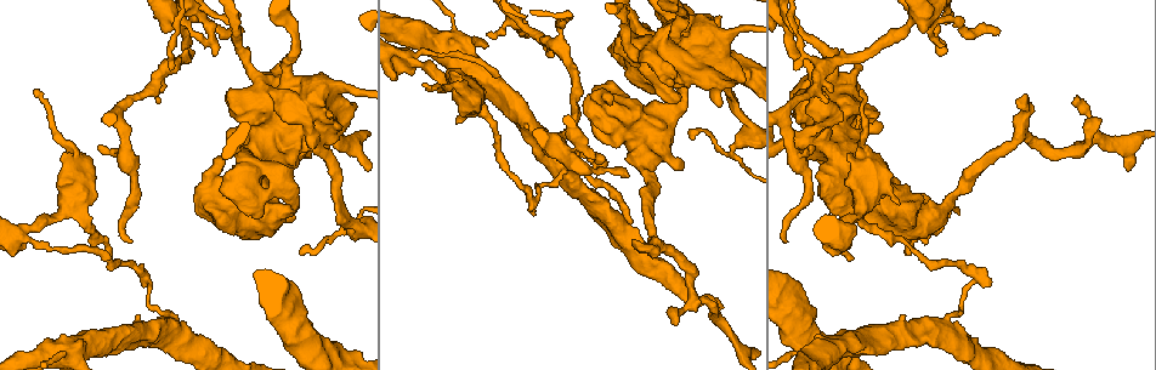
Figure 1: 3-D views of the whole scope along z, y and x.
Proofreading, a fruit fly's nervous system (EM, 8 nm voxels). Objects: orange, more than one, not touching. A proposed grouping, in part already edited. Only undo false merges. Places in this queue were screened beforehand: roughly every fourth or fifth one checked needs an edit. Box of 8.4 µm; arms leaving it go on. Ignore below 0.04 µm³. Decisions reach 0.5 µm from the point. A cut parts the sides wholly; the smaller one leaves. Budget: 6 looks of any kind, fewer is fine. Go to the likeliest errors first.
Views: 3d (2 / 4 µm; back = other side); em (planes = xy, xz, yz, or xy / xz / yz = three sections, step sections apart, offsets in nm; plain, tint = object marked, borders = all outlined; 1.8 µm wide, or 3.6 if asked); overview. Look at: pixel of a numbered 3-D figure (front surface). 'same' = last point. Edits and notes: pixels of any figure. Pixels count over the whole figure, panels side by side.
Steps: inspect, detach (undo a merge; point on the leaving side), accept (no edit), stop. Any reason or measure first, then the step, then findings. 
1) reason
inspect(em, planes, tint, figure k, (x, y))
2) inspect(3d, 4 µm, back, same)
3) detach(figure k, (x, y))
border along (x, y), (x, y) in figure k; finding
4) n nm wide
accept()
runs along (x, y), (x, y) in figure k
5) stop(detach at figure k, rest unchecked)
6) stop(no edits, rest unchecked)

abrupt turn
inspect(3d, 4 µm, figure 1, (144, 276))

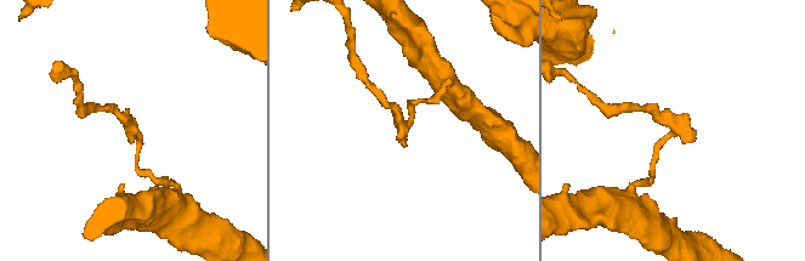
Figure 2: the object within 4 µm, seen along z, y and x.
inspect(em, xz, step 8, tint, figure 2, (404, 124))

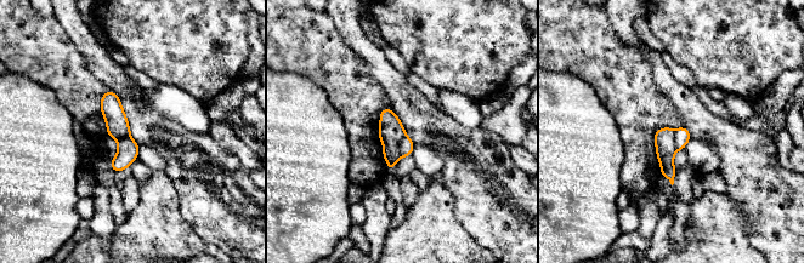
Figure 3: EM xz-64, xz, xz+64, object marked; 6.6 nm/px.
cut it another way
inspect(em, planes, tint, same)

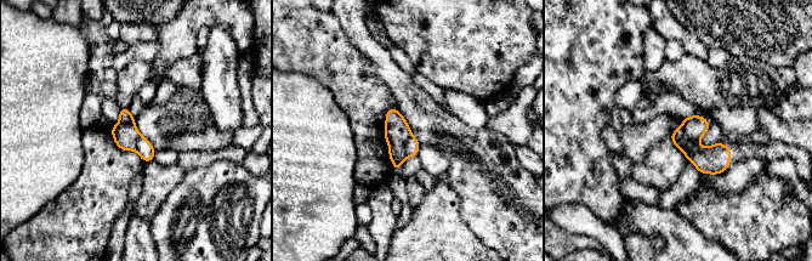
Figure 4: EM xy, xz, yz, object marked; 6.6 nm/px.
170 nm wide
detach(figure 4, (397, 131))
two neurons meet here

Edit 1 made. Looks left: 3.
see it whole again
inspect(overview)

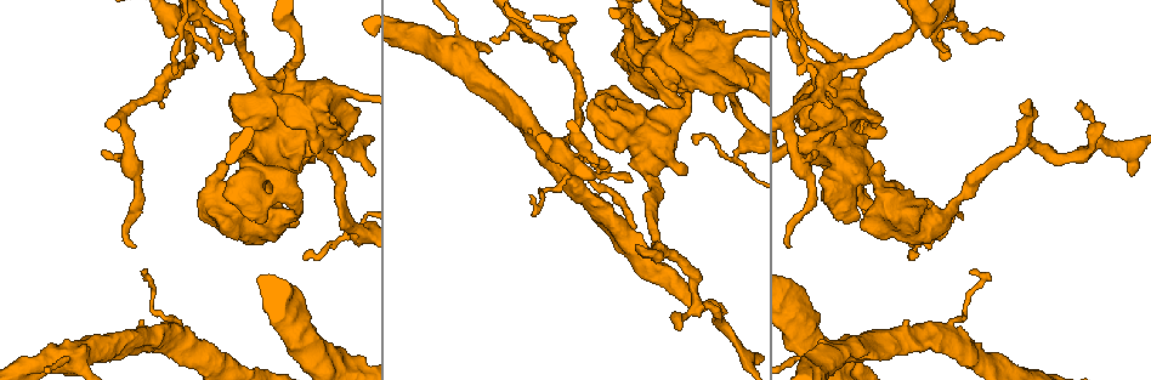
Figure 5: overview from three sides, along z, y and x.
four-way junction
inspect(em, 3.6 µm, planes, tint, figure 5, (67, 353))

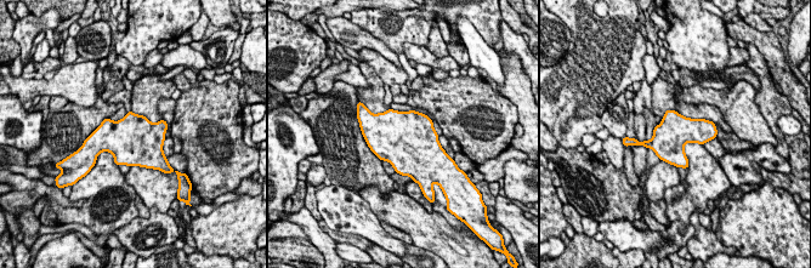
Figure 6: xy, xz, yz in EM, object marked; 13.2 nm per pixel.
accept()
one neuron here

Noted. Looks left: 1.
stop(detach at figure 4, rest unchecked)

